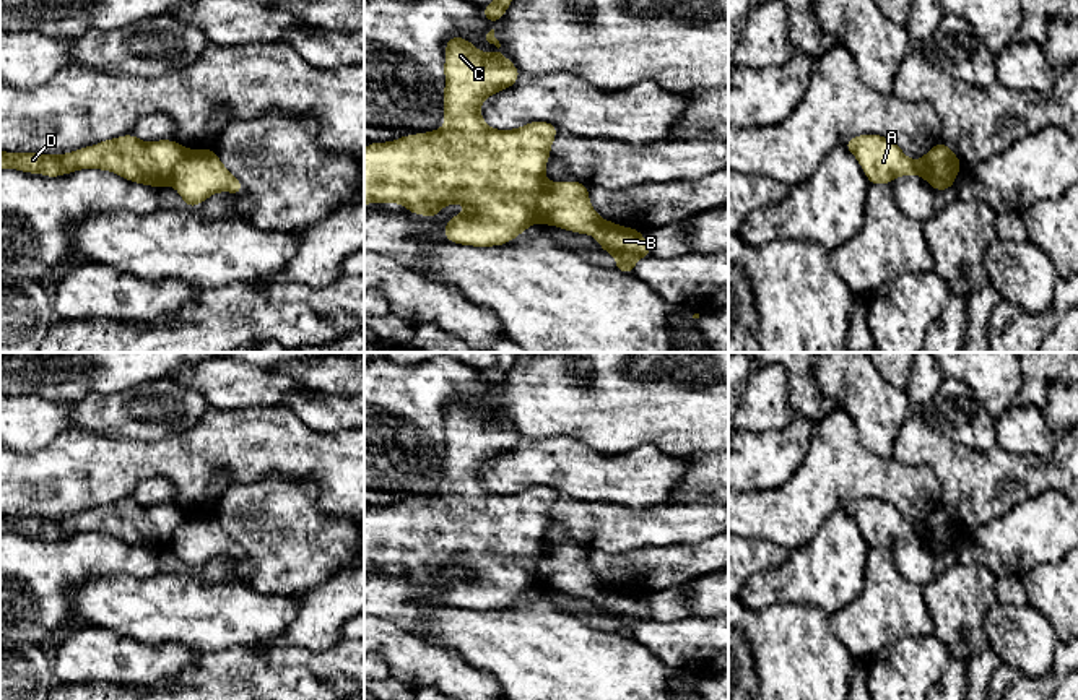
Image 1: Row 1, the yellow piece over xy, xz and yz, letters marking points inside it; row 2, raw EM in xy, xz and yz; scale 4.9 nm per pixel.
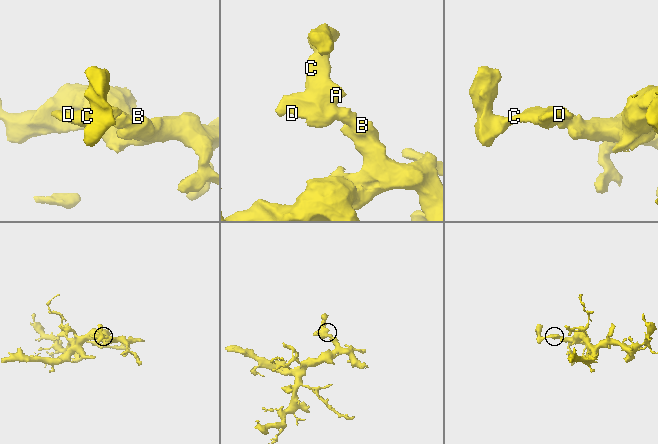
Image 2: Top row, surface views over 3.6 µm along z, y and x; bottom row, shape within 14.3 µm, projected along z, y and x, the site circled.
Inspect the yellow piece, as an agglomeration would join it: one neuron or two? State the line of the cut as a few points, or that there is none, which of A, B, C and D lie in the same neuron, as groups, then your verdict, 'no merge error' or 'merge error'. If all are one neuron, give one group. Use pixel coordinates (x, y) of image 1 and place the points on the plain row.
cut xz (547, 546), (538, 567), (538, 585); groups A C D / B; merge error

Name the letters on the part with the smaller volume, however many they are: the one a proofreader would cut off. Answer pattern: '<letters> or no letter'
A, C, D

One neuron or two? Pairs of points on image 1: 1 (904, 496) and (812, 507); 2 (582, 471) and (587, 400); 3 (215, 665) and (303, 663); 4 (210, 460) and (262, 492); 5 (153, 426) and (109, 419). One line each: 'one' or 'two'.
1: one
2: two
3: one
4: two
5: one

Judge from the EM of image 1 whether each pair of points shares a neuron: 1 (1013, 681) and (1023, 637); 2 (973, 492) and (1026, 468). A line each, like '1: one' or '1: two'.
1: two
2: one

